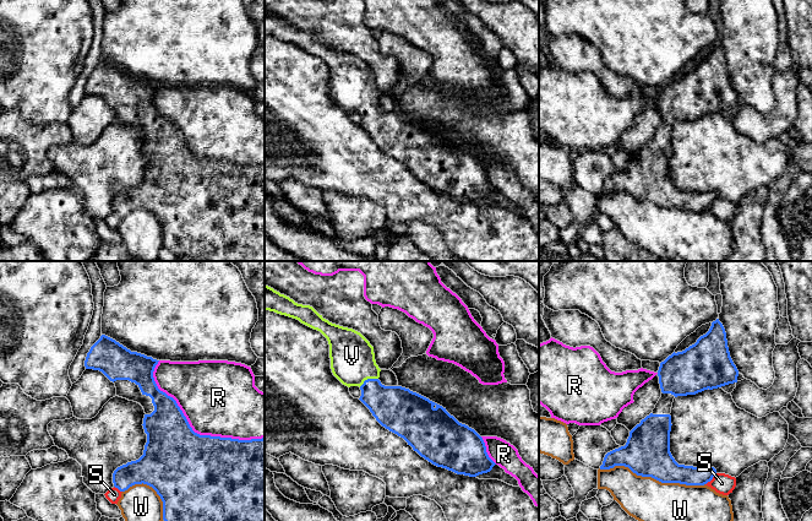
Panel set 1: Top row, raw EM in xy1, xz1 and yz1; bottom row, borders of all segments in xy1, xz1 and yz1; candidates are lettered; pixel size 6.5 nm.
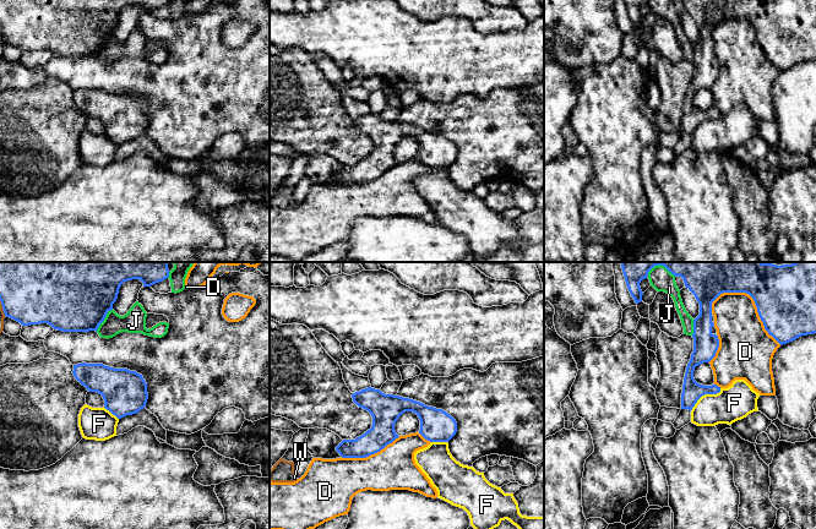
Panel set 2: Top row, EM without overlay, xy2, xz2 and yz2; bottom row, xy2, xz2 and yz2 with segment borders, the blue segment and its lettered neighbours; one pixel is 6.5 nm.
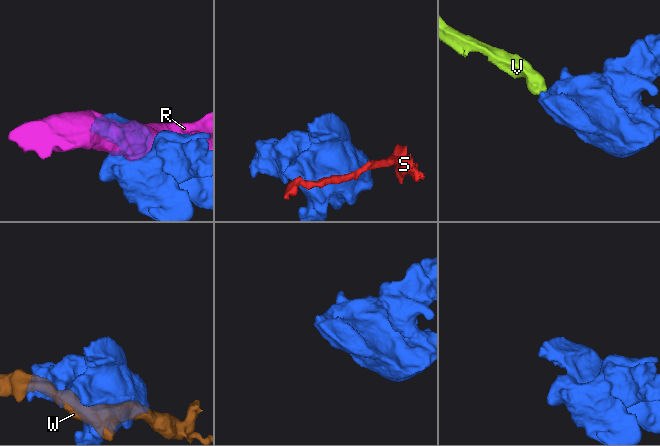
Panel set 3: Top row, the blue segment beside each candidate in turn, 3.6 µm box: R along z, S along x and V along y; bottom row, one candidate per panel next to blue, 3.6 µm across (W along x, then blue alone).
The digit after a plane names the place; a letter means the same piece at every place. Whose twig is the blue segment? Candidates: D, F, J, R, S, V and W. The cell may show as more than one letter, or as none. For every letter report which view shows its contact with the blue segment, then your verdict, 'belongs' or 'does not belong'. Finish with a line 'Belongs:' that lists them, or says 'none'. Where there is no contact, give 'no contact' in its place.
D: yz2 | does not belong
F: yz2 | does not belong
J: xy2 | does not belong
R: xy1 | does not belong
S: yz1 | does not belong
V: xz1 | belongs
W: yz1 | does not belong
Belongs: V

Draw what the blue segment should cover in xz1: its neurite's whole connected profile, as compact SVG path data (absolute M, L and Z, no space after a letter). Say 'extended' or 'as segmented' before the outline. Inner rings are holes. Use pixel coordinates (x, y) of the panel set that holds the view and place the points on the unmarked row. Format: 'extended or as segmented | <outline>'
extended | M265 10L265 36L299 45L320 56L328 66L331 94L345 112L359 112L360 126L376 146L389 157L403 163L421 183L437 192L457 200L476 202L487 199L496 190L487 180L483 163L472 153L459 148L446 134L402 112L385 112L378 105L381 94L376 89L374 72L358 56L323 44L312 32L295 28Z

